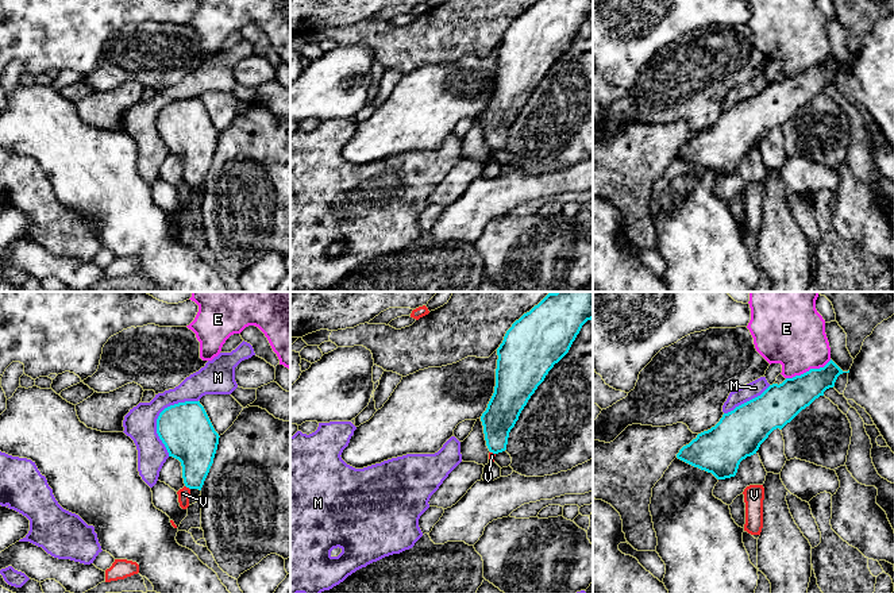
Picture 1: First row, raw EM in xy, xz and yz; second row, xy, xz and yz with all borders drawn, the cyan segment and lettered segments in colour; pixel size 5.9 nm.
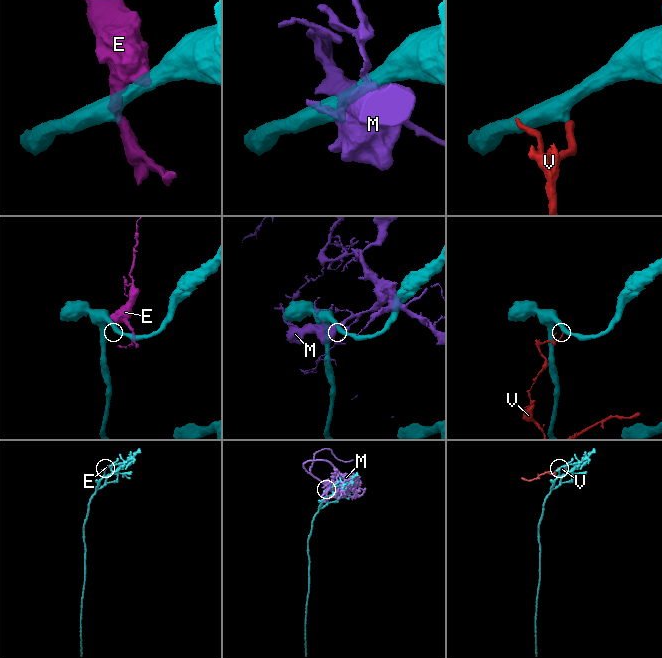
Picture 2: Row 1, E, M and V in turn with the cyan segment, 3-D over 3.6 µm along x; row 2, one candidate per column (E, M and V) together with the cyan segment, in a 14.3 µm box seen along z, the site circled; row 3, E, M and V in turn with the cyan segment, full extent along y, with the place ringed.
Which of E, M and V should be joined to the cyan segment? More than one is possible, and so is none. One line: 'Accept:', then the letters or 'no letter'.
Accept: no letter

